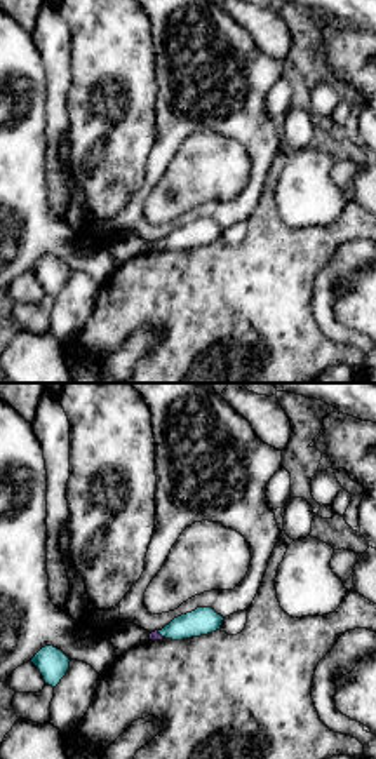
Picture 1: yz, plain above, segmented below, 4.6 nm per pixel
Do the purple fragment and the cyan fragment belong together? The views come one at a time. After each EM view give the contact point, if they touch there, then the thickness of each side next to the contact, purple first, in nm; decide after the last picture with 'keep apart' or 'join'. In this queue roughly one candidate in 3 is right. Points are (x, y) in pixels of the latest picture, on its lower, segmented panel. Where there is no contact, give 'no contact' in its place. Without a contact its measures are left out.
(159, 634) | 50/130 nm

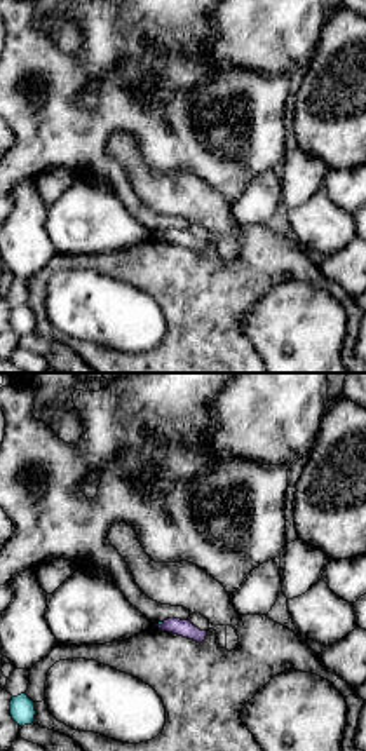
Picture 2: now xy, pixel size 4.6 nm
(162, 624) | 80/20 nm

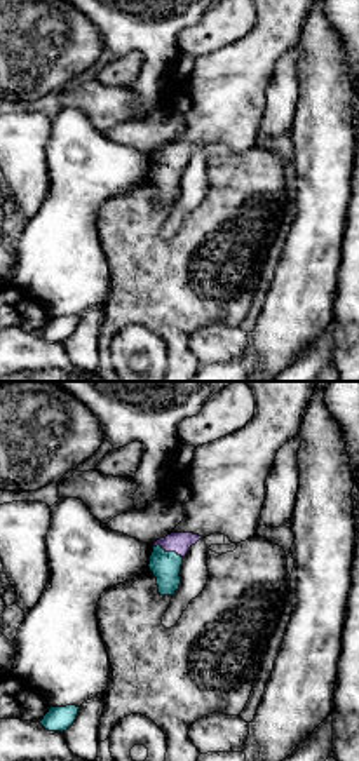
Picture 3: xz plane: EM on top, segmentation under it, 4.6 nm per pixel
(169, 551) | 100/140 nm

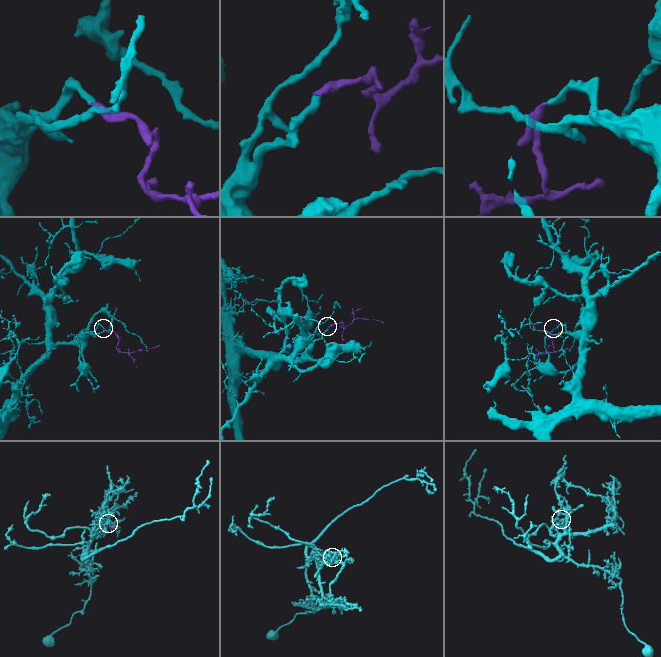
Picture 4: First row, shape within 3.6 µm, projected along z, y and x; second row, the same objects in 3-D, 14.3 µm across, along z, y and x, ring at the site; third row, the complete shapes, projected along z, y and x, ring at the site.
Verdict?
join

